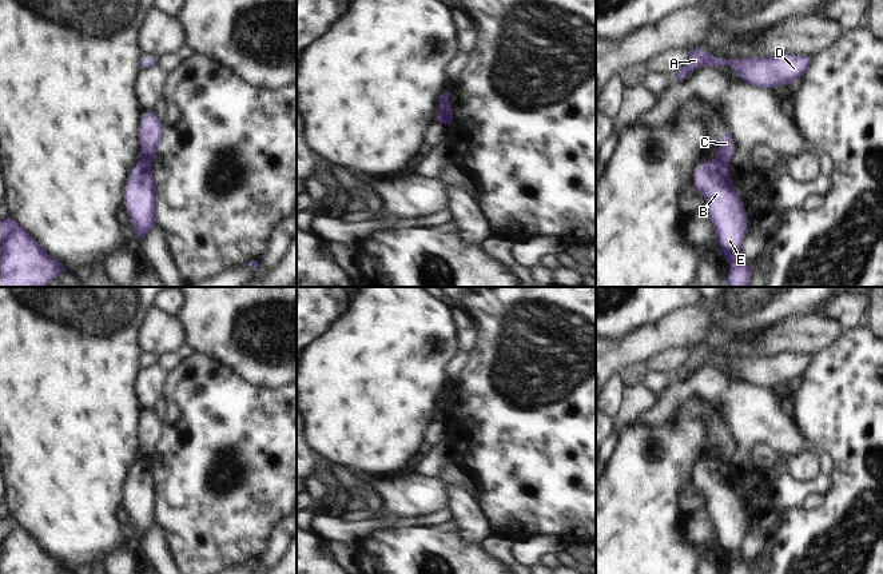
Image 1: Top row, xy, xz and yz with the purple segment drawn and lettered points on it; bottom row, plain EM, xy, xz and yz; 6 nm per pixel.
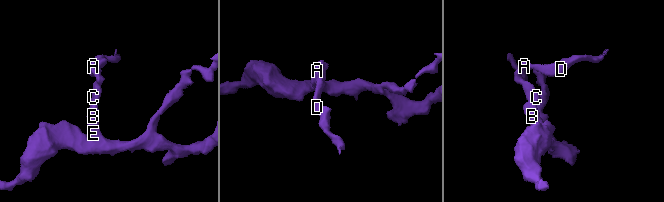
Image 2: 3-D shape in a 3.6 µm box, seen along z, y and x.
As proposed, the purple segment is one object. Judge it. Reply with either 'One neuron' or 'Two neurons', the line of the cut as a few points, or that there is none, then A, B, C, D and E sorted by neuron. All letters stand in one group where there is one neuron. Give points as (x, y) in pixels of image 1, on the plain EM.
Two neurons. Split along yz (715, 458), (728, 465). Groups: A C D / B E

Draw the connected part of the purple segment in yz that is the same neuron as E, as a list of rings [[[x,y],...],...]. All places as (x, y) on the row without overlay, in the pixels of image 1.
[[[705,459],[693,473],[696,489],[704,494],[721,553],[729,562],[729,574],[752,574],[744,559],[741,542],[748,530],[748,515],[729,474],[729,465]]]

